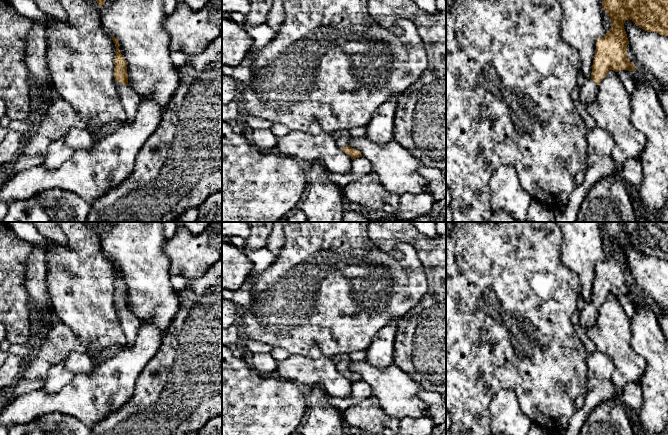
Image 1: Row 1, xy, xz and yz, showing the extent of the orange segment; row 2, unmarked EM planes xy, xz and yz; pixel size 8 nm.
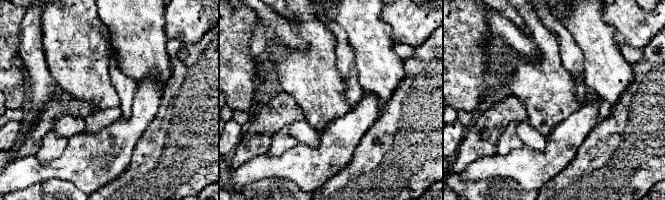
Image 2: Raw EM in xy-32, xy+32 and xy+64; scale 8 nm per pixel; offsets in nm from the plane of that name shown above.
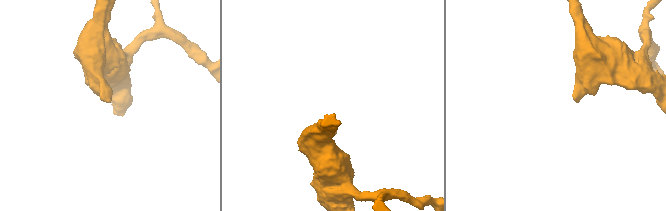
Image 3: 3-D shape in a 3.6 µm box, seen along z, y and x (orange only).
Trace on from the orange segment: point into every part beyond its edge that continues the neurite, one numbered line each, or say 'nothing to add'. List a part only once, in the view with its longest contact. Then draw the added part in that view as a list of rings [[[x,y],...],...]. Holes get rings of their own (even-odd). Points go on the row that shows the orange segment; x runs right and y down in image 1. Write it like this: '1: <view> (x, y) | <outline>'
1: xy (130, 99) | [[[116,81],[116,87],[121,104],[126,112],[126,123],[130,124],[136,116],[138,107],[141,103],[141,97],[137,91],[129,85],[124,85]]]

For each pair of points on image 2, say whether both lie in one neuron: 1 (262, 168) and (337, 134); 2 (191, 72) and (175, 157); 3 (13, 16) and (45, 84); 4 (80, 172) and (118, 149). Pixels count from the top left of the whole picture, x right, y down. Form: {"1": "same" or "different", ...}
{"1": "same", "2": "same", "3": "different", "4": "same"}

